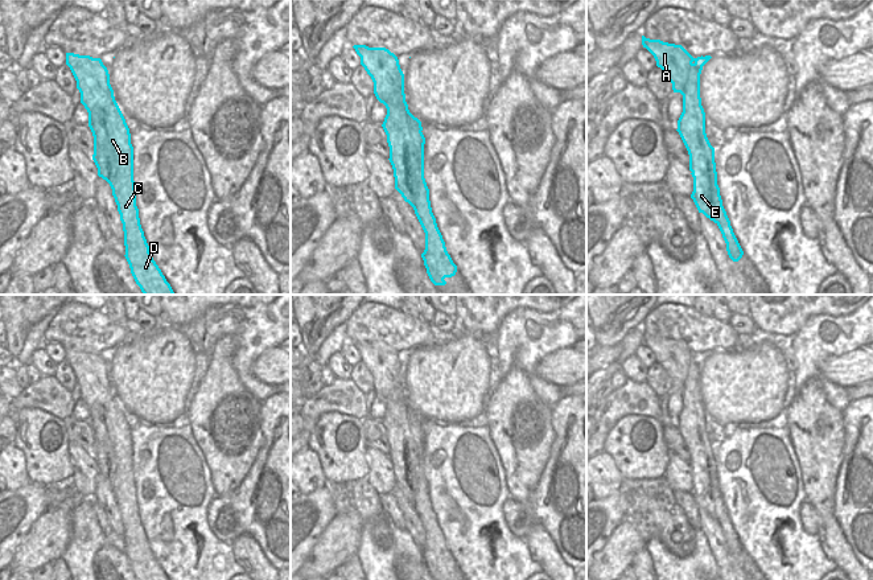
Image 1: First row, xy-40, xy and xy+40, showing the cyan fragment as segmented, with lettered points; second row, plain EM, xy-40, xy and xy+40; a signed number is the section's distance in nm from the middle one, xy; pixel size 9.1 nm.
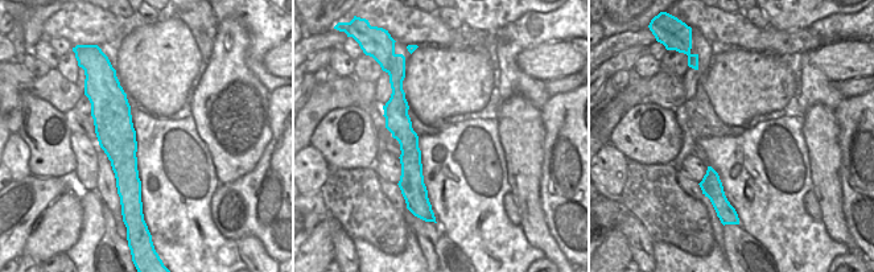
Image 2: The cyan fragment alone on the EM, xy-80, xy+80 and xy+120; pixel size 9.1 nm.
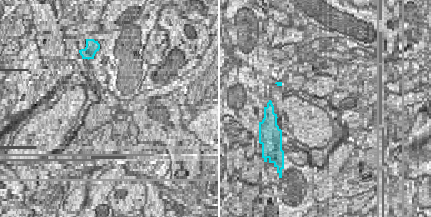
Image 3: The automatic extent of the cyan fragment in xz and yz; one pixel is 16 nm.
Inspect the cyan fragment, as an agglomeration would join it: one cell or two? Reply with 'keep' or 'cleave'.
cleave

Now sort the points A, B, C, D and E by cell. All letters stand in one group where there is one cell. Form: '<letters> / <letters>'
A B C D / E

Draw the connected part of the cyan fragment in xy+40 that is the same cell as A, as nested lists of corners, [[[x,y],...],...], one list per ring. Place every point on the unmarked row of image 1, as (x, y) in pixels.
[[[642,332],[642,341],[655,354],[672,379],[674,388],[683,391],[683,408],[678,416],[678,428],[689,451],[689,466],[703,468],[711,476],[712,491],[716,501],[716,517],[726,547],[733,558],[738,558],[744,547],[733,528],[730,517],[722,502],[720,484],[717,481],[717,468],[715,458],[715,444],[705,429],[705,408],[700,394],[700,370],[703,362],[712,354],[711,351],[693,354],[681,341],[650,336]]]

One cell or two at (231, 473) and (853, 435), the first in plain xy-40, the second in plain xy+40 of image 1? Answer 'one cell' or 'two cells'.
two cells

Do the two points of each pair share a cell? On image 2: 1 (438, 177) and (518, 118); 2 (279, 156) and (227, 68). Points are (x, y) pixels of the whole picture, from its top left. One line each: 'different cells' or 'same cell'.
1: different cells
2: different cells

